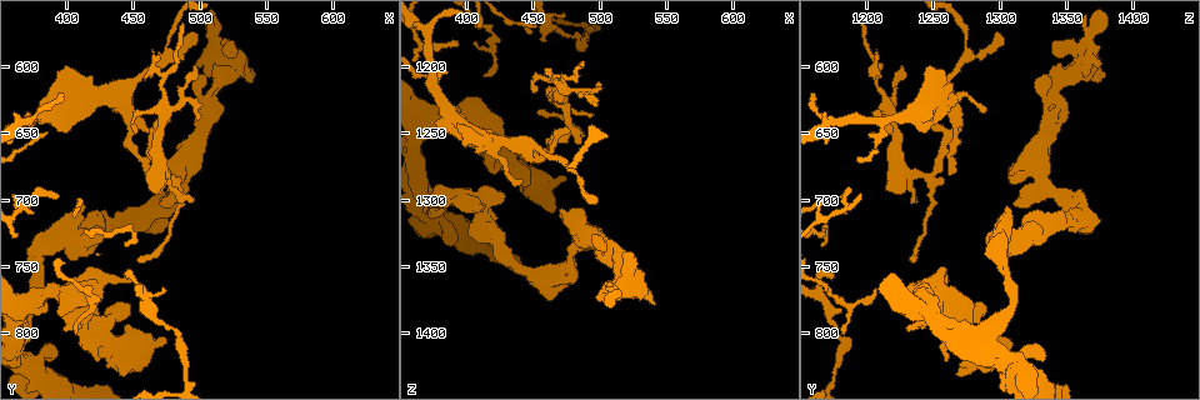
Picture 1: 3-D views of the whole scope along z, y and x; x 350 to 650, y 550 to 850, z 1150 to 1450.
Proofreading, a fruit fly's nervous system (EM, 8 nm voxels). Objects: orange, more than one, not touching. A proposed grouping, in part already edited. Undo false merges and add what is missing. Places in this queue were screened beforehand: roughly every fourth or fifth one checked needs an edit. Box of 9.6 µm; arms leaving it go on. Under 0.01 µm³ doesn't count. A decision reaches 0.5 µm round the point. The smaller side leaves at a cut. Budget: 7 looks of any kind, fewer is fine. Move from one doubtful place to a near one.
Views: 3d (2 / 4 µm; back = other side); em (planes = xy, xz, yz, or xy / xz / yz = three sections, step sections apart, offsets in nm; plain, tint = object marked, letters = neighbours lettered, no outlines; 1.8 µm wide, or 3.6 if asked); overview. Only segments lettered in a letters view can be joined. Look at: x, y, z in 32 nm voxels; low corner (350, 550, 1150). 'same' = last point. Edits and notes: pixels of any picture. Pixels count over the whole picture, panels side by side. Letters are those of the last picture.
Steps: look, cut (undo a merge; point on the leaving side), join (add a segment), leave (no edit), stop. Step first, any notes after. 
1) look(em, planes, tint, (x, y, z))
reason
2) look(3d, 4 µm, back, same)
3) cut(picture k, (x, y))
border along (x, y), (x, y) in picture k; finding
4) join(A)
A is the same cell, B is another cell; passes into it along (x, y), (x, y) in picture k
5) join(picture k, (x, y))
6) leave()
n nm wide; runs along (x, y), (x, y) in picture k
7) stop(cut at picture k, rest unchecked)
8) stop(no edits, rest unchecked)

look(em, xz, step 8, tint, (474, 676, 1252))
three-way junction

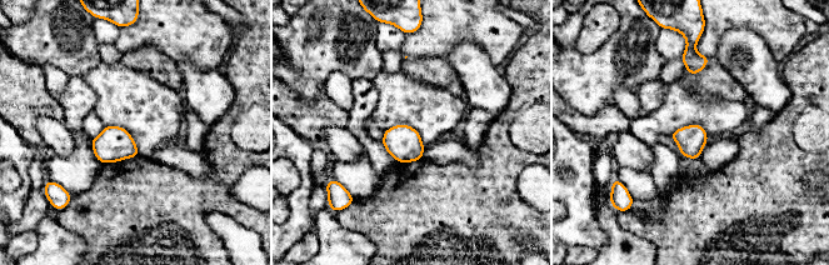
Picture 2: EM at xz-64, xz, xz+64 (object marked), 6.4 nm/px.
look(em, xz, step 8, letters, same)

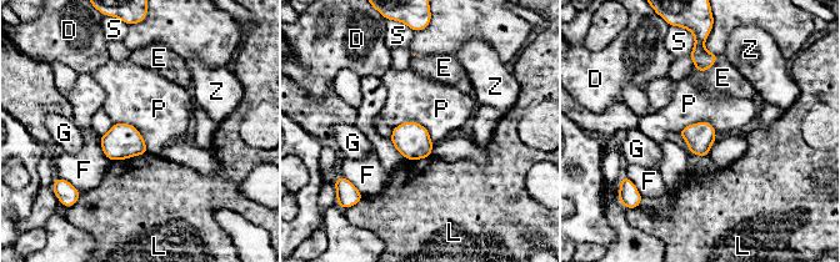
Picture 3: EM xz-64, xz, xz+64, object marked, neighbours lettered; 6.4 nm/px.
leave()
190 nm wide; D, E, F, G, L, P, S and Z are other cells; border along (393, 127), (416, 121), (434, 144) in picture 3; all the same neuron

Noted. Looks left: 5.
look(em, planes, letters, (404, 728, 1302))

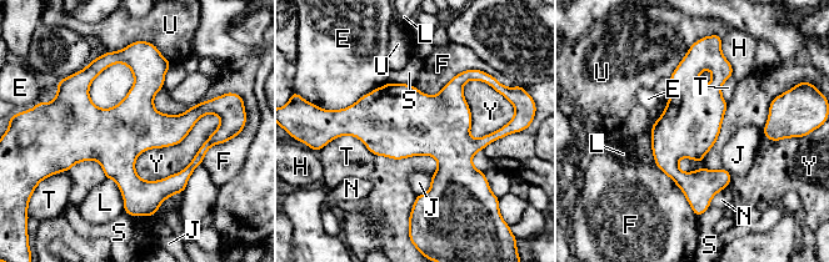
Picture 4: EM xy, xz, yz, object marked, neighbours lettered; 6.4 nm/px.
leave()
E, F, H, J, L, N, S, T, U and Y are other cells; runs along (129, 56), (140, 100), (126, 179), (141, 206) in picture 4; one neuron here

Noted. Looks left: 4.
look(3d, 2 µm, back, (408, 798, 1182))
free end

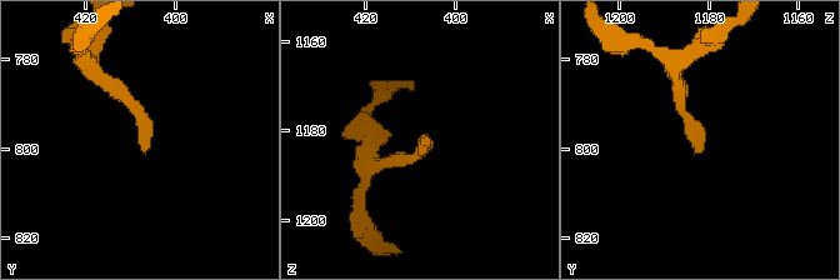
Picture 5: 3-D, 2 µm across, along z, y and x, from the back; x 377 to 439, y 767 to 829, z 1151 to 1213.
look(em, 3.6 µm, xy, step 4, tint, (408, 799, 1182))
need the tissue

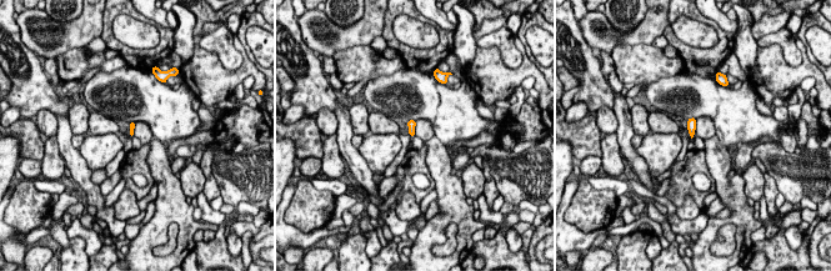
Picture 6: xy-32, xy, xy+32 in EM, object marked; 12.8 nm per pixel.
look(em, 3.6 µm, xy, step 4, letters, same)
see the neighbours

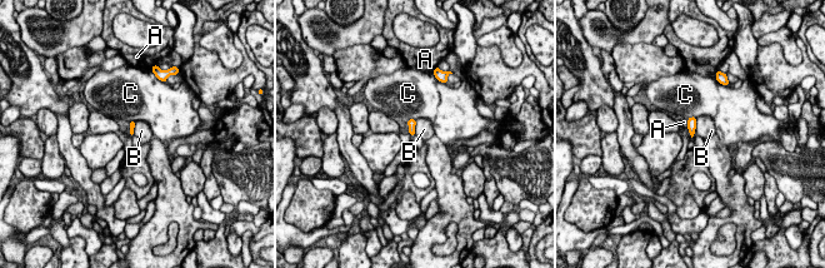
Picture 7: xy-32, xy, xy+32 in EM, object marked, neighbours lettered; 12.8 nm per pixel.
leave()
A, B and C are other cells; border along (416, 120), (414, 134) in picture 7; no lettered segment goes on from it

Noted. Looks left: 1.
stop(no edits, rest unchecked)

